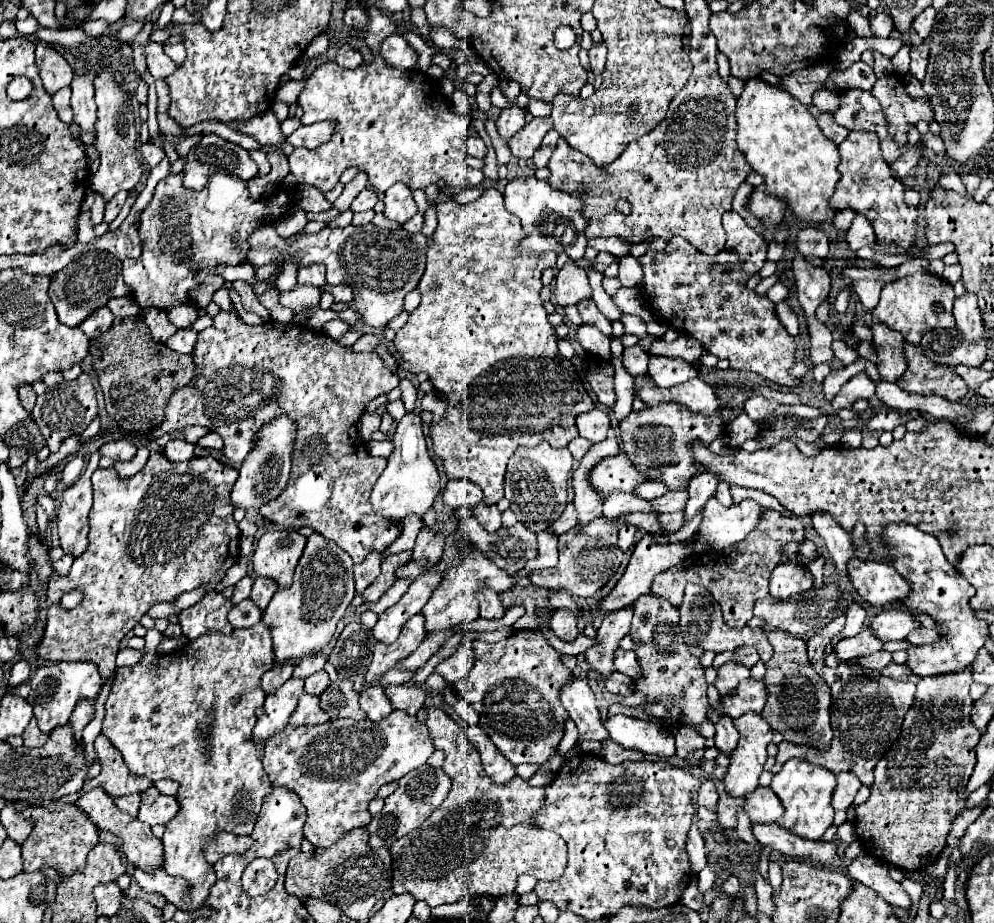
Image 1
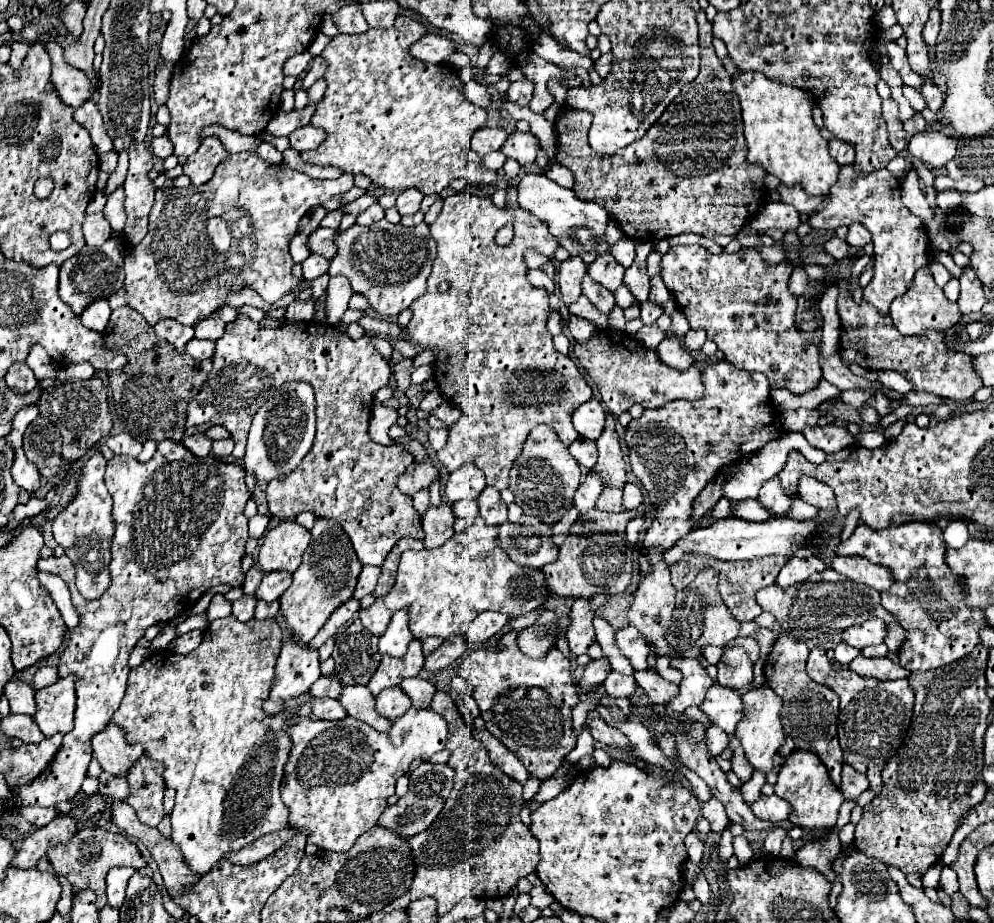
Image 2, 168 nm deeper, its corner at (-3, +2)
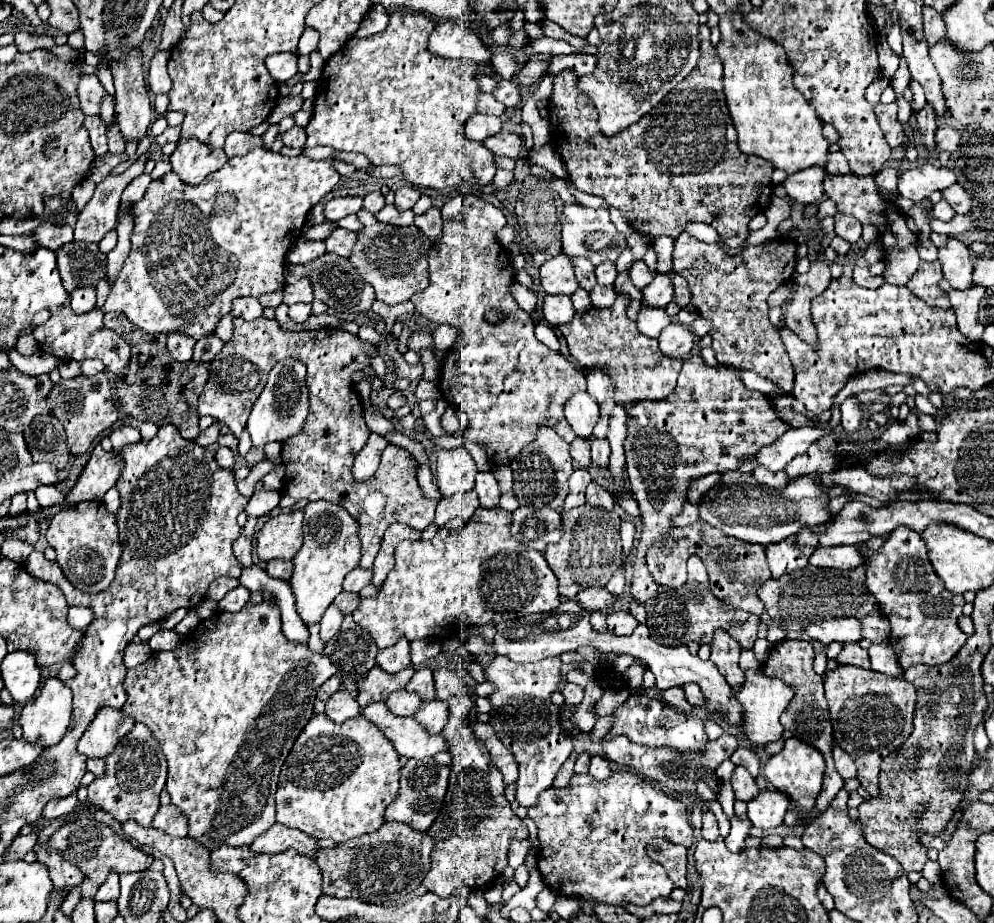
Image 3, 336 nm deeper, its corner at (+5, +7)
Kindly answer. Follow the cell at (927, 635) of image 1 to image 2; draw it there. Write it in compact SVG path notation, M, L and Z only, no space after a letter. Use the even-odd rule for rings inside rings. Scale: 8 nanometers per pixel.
M888 624L888 630L890 630L890 634L886 636L886 642L884 642L884 644L888 646L890 652L898 652L900 646L904 644L908 632L906 632L900 624Z

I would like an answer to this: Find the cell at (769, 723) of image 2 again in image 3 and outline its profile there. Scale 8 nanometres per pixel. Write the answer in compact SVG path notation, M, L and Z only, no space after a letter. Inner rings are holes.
M744 671L746 675L746 683L744 687L736 693L738 701L744 705L744 711L746 711L746 717L744 717L744 735L754 743L754 745L768 745L768 743L774 743L782 737L784 733L784 727L780 723L780 715L788 709L792 697L794 697L794 691L782 681L782 679L774 679L774 677L768 677L764 675L762 671Z

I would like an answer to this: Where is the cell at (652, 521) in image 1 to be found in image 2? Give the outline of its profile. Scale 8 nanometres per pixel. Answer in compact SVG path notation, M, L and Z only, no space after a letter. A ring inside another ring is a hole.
M798 497L792 499L792 504L785 516L797 521L811 520L818 513L818 508L804 502Z

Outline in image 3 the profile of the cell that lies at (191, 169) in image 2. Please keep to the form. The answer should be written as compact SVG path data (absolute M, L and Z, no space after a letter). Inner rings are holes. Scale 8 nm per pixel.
M196 137L180 139L176 151L170 155L172 171L188 185L200 185L210 173L228 161L224 149L208 149Z

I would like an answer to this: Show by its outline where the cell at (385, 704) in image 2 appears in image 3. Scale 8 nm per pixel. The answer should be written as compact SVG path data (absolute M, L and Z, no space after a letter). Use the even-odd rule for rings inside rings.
M398 691L390 695L390 701L386 701L386 707L392 709L394 715L400 717L412 717L418 707L422 703L422 697L418 693L410 693L410 691Z

